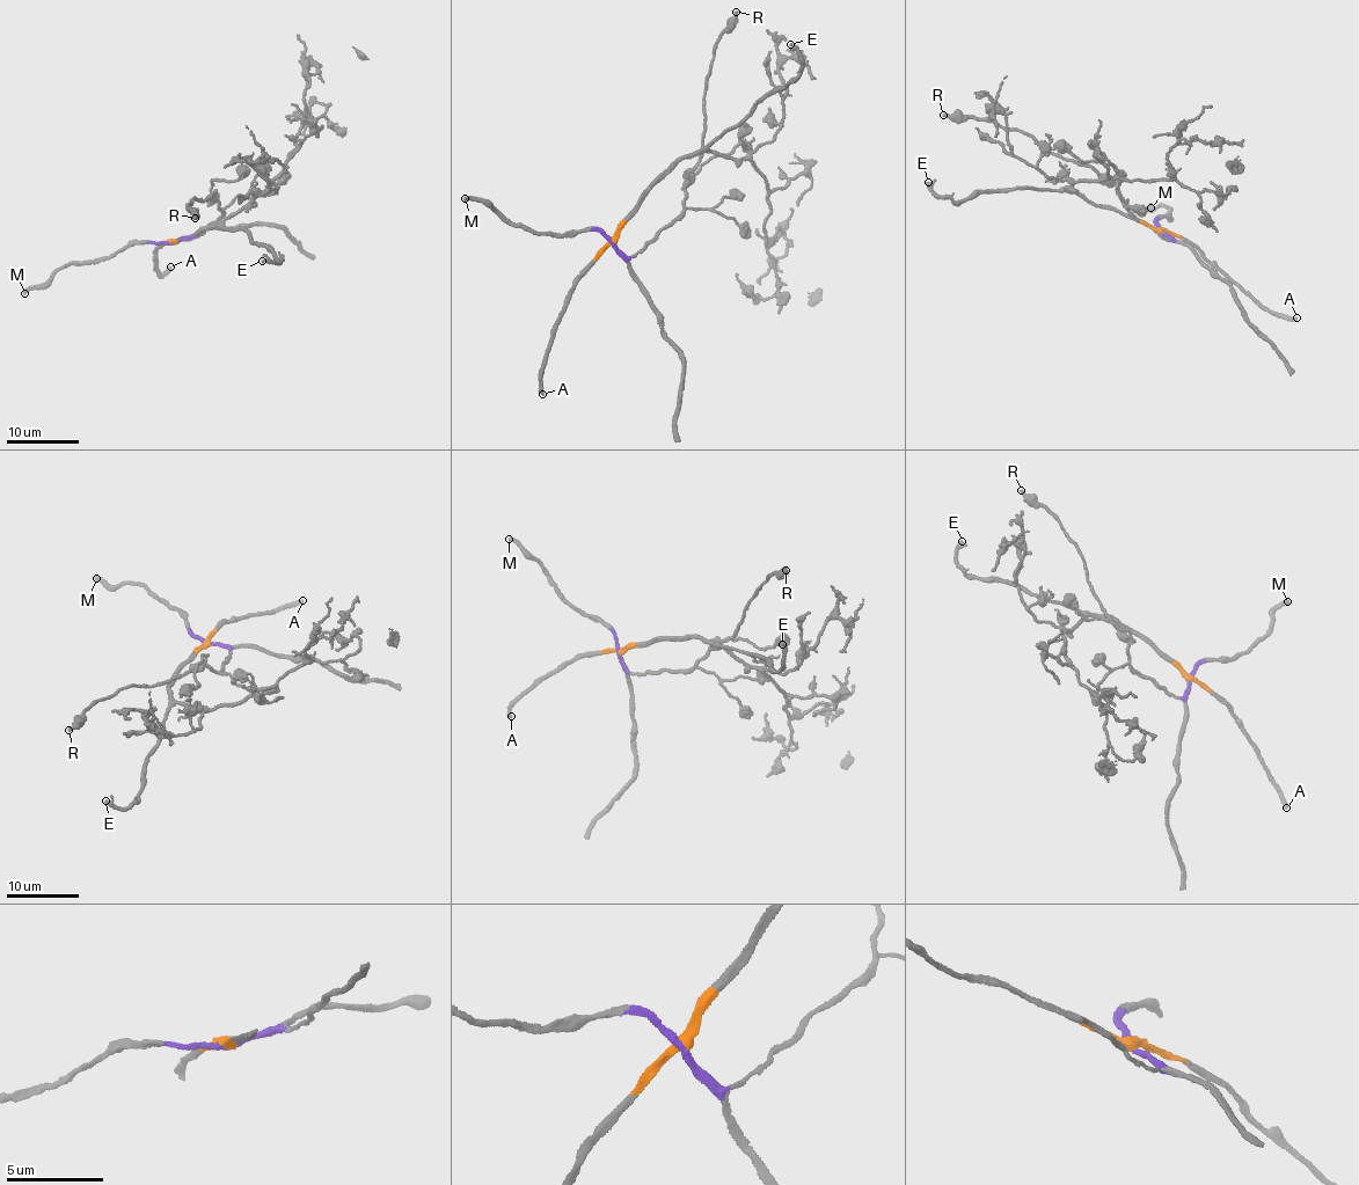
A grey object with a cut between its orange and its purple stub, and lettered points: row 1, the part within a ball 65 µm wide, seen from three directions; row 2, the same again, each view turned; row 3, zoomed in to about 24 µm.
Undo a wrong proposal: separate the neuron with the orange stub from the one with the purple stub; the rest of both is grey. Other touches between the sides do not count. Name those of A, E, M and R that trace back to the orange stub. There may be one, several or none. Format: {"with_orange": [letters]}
{"with_orange": ["A", "E"]}

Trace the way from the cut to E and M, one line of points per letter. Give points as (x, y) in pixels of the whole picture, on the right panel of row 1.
E: (1161, 231), (1074, 192), (1029, 187), (991, 194), (984, 191), (956, 202), (935, 196), (928, 181)
M: (1161, 231), (1156, 221), (1161, 214), (1171, 220), (1171, 210), (1149, 207)

